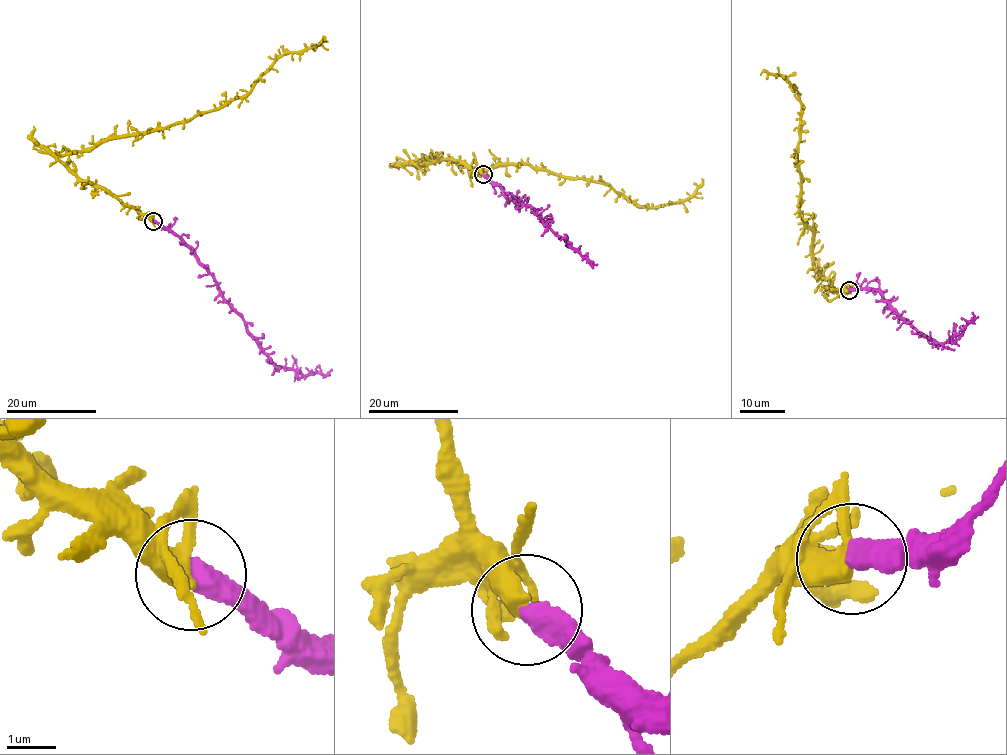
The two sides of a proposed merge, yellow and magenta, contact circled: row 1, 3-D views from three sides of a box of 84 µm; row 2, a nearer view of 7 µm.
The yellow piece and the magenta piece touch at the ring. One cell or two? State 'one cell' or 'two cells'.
one cell

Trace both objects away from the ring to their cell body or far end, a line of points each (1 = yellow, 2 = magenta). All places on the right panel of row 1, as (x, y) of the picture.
1: (849, 290), (828, 289), (831, 281), (812, 261), (811, 231), (799, 211), (799, 97), (784, 77), (760, 75)
2: (849, 290), (860, 286), (879, 292), (897, 316), (940, 343), (964, 332), (971, 321), (972, 312)

